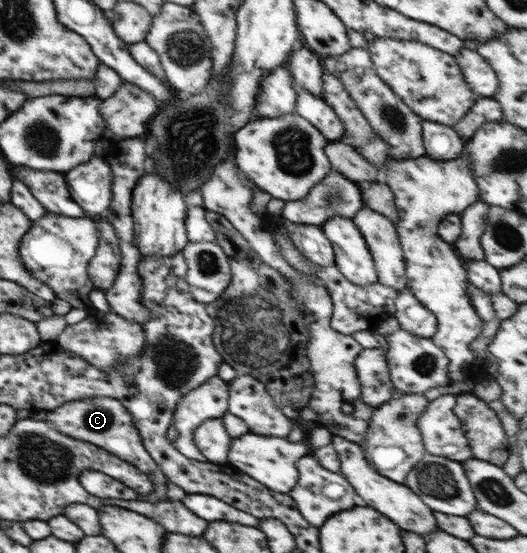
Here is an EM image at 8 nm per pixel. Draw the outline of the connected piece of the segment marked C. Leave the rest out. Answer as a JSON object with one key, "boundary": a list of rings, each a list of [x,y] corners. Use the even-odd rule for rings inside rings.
{"boundary":[[[99,396],[68,401],[55,409],[46,411],[44,421],[50,423],[50,425],[63,435],[68,435],[73,439],[96,445],[116,455],[119,459],[135,465],[153,483],[153,491],[155,493],[149,493],[149,503],[157,503],[157,501],[165,499],[165,483],[167,483],[167,477],[161,473],[161,468],[155,463],[150,453],[147,453],[139,430],[134,426],[132,415],[126,407],[123,407],[123,404],[118,399]]]}

